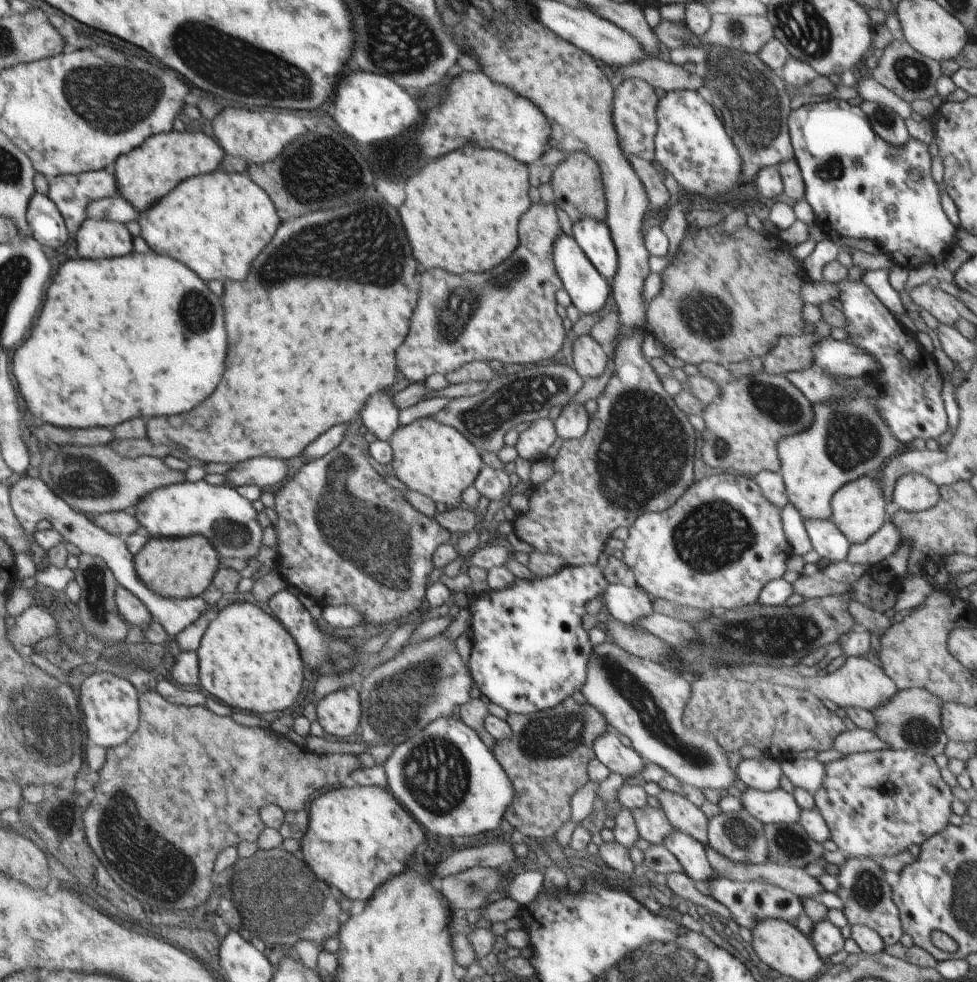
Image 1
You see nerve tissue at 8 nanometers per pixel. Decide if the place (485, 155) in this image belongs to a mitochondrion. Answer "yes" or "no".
no

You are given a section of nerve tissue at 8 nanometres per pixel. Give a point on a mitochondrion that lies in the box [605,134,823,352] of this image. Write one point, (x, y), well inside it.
(698, 312)

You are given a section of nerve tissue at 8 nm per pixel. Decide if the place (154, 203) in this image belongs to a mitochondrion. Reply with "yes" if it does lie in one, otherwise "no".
no

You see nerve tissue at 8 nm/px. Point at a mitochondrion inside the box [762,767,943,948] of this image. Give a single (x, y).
(867, 888)

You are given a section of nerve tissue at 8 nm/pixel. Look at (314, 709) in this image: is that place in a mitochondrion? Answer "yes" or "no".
no

